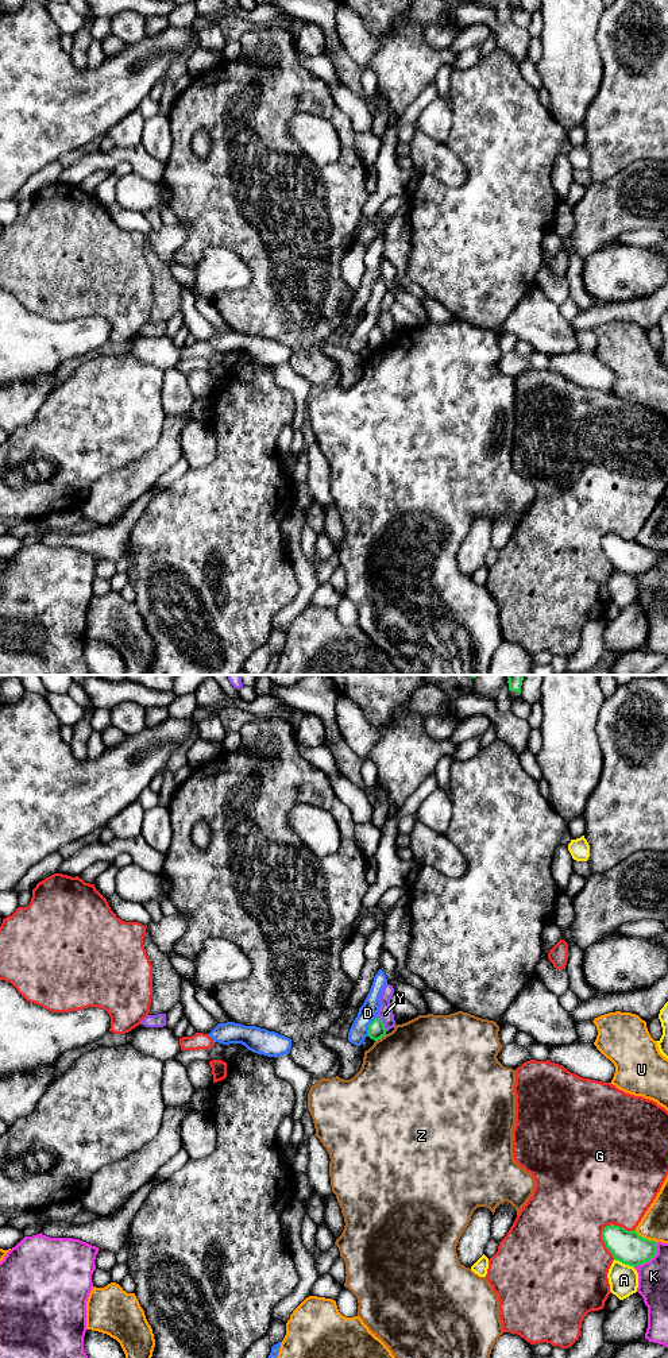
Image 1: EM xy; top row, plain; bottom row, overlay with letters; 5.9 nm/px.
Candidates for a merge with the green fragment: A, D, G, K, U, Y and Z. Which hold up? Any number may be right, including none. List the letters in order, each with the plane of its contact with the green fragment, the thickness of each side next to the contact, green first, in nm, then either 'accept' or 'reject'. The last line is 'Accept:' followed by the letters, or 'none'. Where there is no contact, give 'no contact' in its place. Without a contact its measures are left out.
A: contact in xy; calibres 190 and 180 nm; reject
D: contact in xy; calibres 100 and 110 nm; reject
G: contact in xy; calibres 190 and 500 nm; reject
K: contact in xy; calibres 190 and 180 nm; reject
U: contact in xy; calibres 190 and 170 nm; reject
Y: contact in xy; calibres 100 and 90 nm; reject
Z: contact in xy; calibres 100 and 500 nm; reject
Accept: none

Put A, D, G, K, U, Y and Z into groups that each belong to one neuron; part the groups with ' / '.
A / D / G / K / U / Y / Z

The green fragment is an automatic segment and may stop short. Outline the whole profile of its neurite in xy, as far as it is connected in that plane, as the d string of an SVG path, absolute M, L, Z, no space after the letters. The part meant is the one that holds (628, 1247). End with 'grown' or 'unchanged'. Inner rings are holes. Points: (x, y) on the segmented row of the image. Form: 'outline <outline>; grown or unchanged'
outline M606 1226L602 1239L615 1261L629 1266L638 1266L657 1254L657 1242L640 1237L636 1230L628 1231L619 1226Z; unchanged

